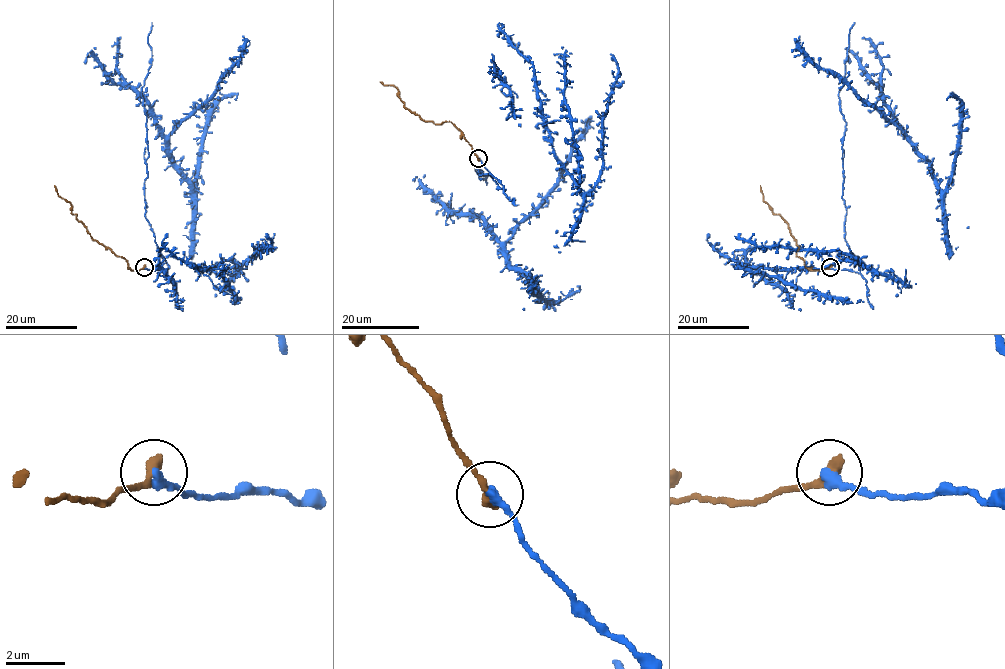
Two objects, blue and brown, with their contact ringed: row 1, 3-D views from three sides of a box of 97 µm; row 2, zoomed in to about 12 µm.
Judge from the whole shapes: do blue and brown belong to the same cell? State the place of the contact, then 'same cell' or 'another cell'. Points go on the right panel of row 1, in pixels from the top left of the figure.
place (830, 267); same cell

